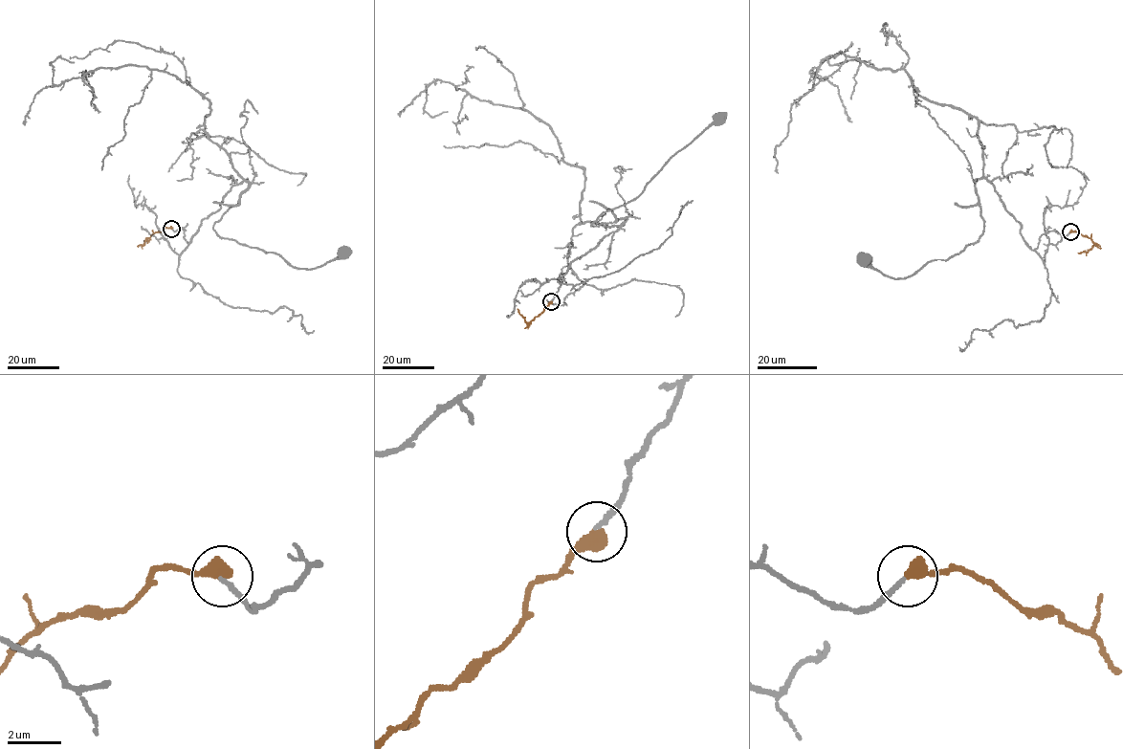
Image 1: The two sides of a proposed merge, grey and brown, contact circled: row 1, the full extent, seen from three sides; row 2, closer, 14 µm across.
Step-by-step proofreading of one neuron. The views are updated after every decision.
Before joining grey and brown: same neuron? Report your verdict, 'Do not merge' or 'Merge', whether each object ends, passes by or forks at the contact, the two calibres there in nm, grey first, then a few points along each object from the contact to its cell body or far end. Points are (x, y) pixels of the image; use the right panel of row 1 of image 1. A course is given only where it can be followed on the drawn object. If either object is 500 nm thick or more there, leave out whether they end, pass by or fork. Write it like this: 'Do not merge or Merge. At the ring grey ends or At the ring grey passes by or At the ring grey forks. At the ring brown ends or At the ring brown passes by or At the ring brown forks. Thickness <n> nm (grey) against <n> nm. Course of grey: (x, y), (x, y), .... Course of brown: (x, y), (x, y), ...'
Merge. Thickness 190 nm (grey) against 600 nm. Course of grey: (1069, 231), (1048, 231), (1032, 249), (979, 178), (976, 242), (903, 278), (863, 260). Course of brown: (1070, 231), (1076, 231), (1093, 243), (1087, 252), (1078, 253)

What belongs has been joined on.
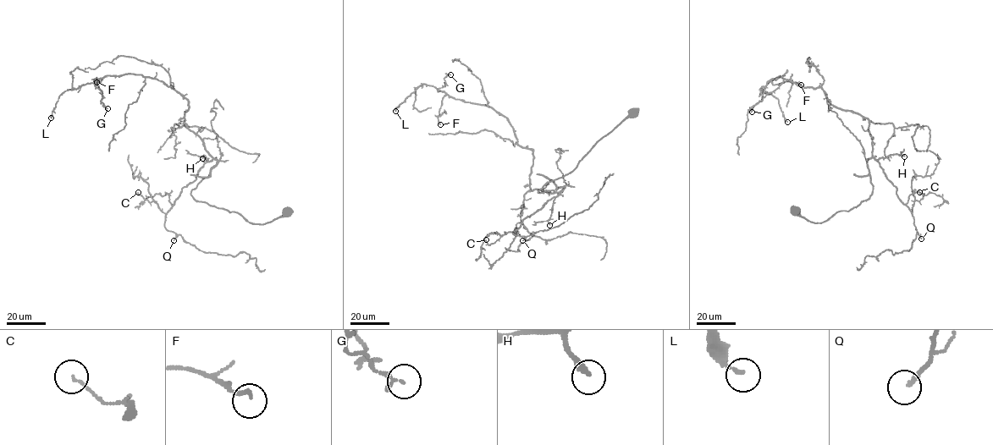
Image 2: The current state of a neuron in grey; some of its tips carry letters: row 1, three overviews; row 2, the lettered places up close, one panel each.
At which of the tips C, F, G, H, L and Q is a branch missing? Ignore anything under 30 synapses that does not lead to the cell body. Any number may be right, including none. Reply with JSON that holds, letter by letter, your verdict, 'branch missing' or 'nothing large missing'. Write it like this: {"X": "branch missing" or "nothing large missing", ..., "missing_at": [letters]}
{"C": "nothing large missing", "F": "nothing large missing", "G": "nothing large missing", "H": "nothing large missing", "L": "nothing large missing", "Q": "nothing large missing", "missing_at": []}

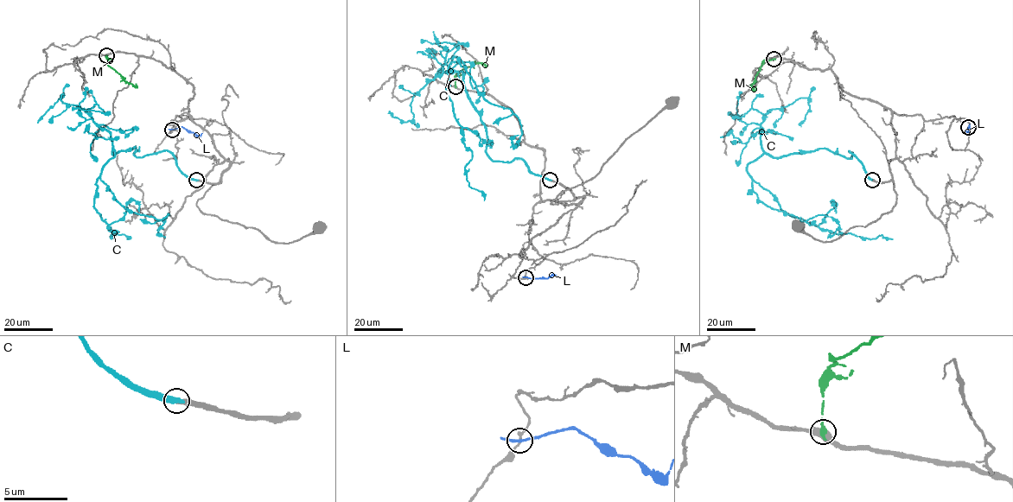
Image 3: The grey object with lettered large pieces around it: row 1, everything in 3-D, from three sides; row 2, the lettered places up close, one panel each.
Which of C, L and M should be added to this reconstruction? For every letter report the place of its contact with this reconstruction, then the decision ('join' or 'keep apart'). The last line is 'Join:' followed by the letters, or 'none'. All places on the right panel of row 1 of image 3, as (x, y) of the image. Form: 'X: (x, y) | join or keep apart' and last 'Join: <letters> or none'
C: (872, 180) | join
L: (968, 127) | keep apart
M: (774, 59) | keep apart
Join: C

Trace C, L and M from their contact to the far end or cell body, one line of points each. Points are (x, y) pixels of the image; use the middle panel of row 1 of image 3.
C: (550, 180), (520, 159), (489, 156), (465, 66), (454, 57), (446, 93), (472, 152), (466, 180), (484, 200)
L: (525, 277), (547, 278), (556, 275)
M: (455, 86), (458, 72), (474, 64), (481, 63), (485, 66)

